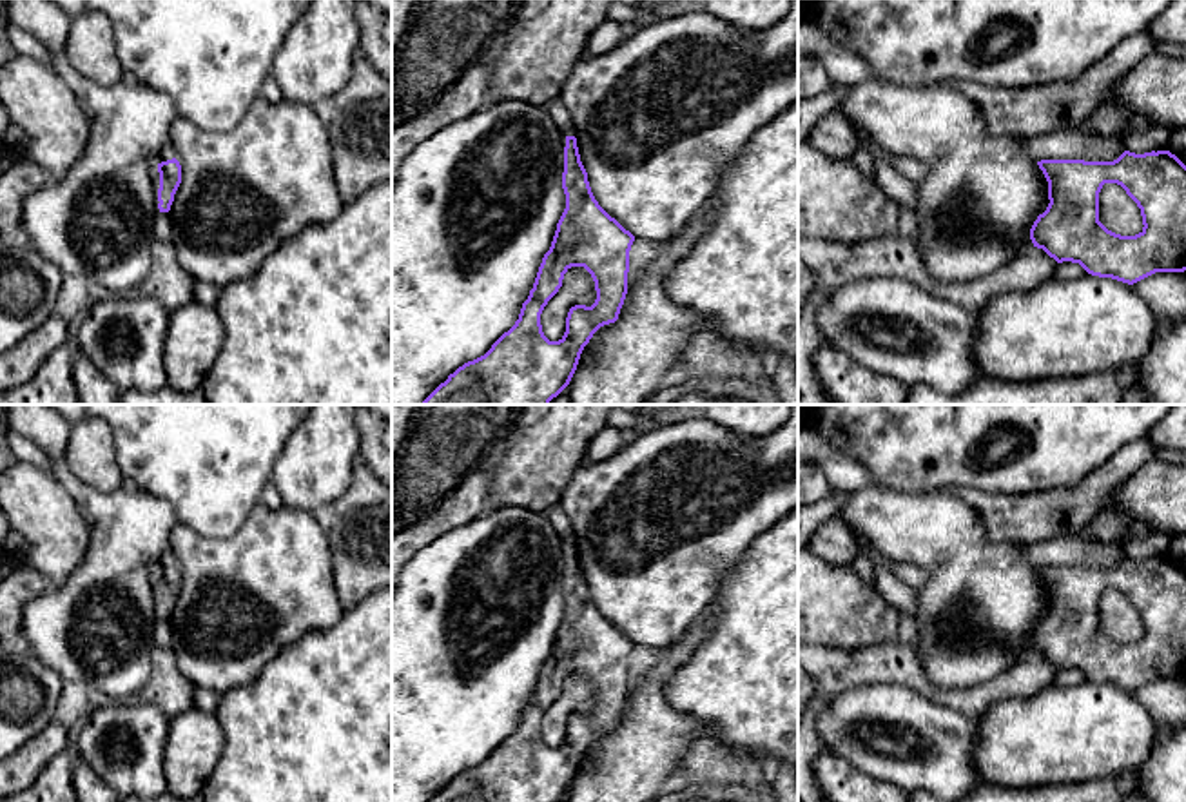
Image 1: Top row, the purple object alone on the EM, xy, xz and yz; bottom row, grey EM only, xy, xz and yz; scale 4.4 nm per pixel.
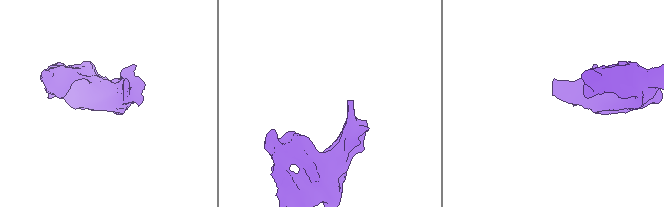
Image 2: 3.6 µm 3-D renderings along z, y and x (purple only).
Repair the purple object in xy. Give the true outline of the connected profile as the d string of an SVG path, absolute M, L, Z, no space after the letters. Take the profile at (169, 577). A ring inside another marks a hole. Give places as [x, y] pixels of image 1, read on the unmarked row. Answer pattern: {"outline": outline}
{"outline": "M167 555L158 566L158 581L154 586L154 613L156 619L169 619L174 601L181 590L181 572L174 559Z"}

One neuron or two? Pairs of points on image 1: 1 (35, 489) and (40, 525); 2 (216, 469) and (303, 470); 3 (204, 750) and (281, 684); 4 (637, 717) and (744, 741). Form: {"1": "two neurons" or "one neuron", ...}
{"1": "one neuron", "2": "two neurons", "3": "two neurons", "4": "two neurons"}

